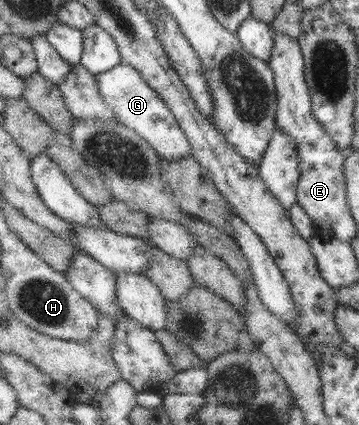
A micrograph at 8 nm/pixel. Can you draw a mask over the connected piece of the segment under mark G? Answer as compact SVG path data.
M119 63L107 72L95 74L99 92L105 104L113 109L117 120L131 127L137 135L148 142L163 161L177 161L191 154L189 141L167 108L163 99L143 80L143 77L128 64Z

